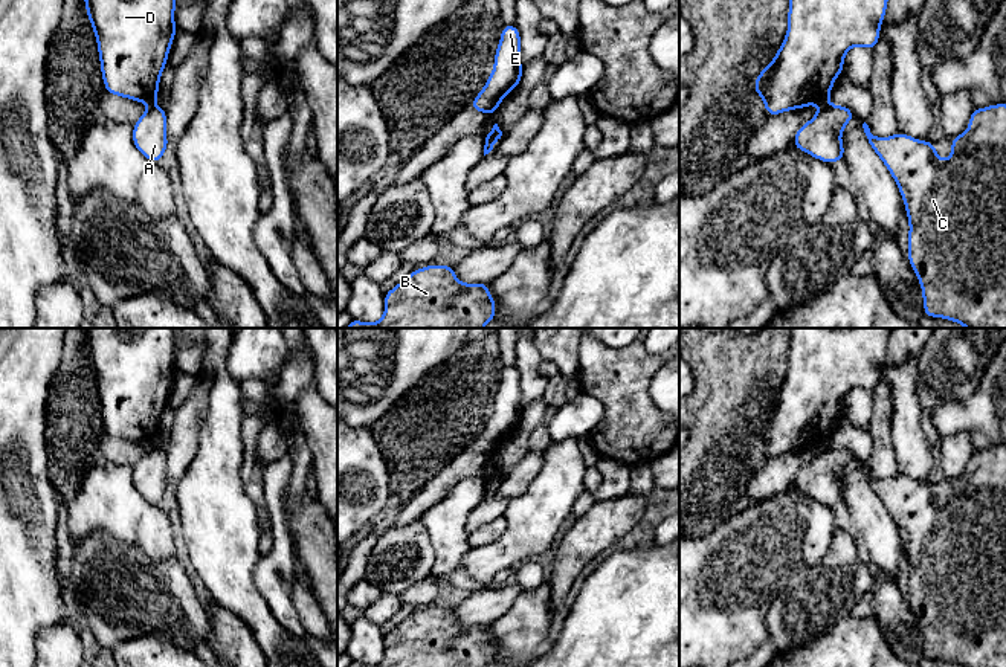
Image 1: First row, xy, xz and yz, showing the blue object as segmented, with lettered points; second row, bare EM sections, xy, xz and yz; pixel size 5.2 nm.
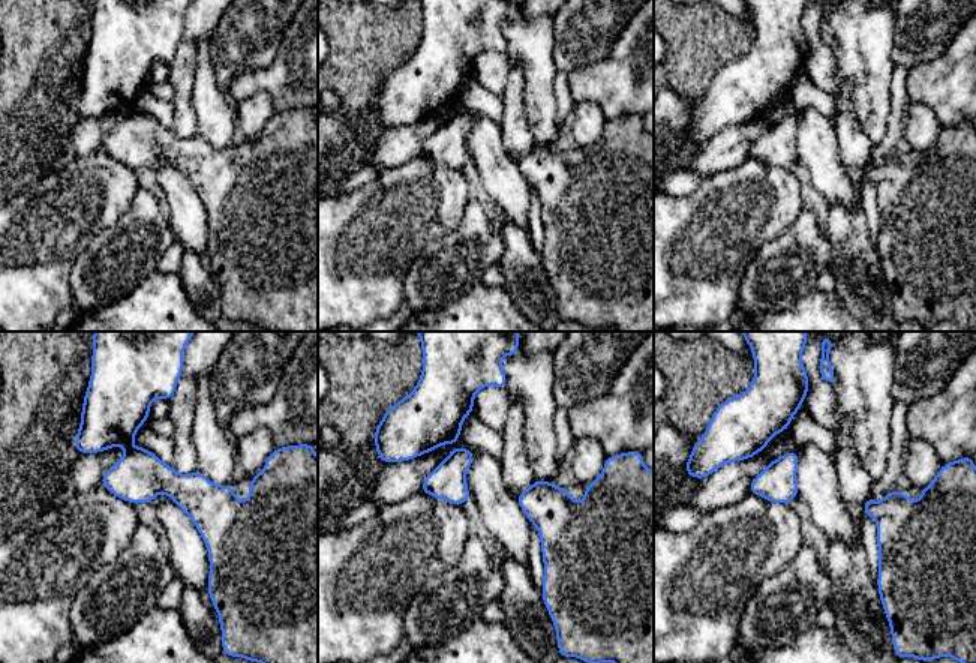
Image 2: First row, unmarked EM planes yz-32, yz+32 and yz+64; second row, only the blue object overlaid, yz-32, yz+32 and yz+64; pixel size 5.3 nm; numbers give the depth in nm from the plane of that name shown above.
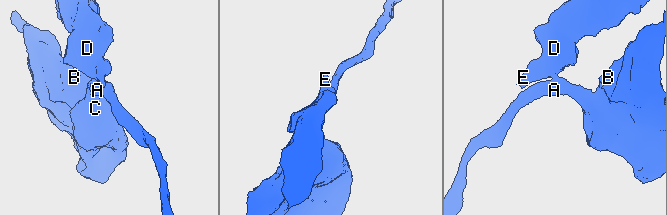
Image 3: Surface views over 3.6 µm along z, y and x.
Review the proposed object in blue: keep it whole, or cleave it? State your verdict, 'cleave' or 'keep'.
cleave

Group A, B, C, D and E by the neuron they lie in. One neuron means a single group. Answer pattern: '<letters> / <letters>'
A B C / D E

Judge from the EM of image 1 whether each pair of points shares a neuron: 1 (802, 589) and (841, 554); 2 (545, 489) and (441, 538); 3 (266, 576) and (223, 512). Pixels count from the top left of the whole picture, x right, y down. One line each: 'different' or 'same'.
1: same
2: different
3: different

